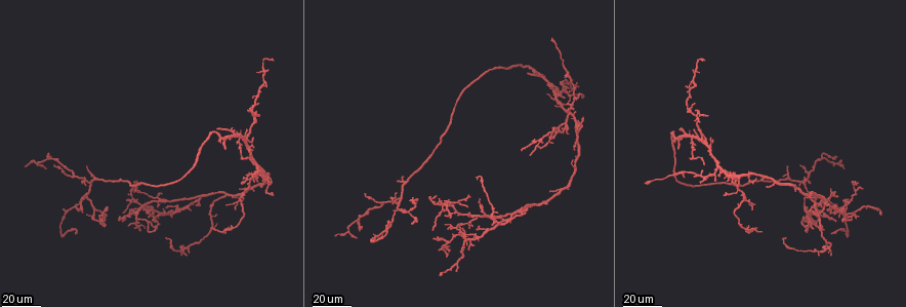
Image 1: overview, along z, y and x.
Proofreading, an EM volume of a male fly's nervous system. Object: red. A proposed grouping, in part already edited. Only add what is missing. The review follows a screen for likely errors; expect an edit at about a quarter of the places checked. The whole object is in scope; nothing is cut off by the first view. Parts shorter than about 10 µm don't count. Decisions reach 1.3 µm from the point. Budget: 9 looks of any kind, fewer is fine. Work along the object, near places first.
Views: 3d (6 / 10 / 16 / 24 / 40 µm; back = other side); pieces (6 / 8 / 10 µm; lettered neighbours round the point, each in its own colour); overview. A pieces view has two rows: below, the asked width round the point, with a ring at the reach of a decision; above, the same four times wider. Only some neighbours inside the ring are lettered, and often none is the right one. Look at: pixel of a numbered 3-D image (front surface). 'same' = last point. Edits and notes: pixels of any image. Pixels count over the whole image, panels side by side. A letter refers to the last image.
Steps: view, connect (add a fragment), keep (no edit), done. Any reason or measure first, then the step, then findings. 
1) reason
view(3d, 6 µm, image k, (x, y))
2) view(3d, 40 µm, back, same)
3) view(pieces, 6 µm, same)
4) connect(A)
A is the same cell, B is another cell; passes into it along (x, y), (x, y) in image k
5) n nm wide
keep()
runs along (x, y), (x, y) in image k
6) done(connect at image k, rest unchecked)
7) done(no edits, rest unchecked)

free end
view(3d, 40 µm, image 1, (529, 74))

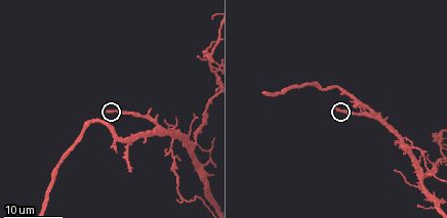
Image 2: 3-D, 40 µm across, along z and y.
what lies round it
view(pieces, 6 µm, image 2, (335, 109))

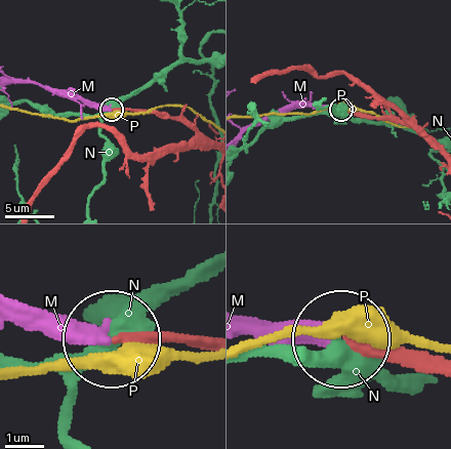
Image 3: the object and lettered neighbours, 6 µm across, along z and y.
connect(M)
M is the same cell, N and P are other cells; passes into it along (439, 373), (337, 334), (243, 334) in image 3; the neuron continues

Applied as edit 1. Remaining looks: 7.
view(overview)

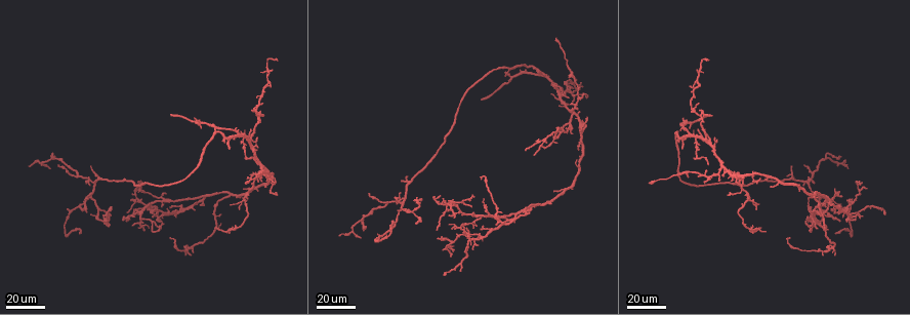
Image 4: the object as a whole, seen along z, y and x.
an open end
view(3d, 40 µm, image 4, (538, 71))

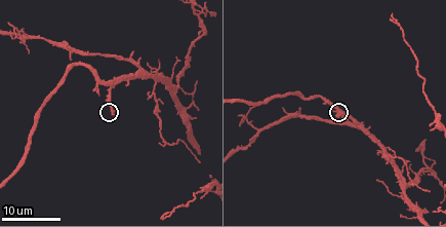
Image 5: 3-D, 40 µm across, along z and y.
view(pieces, 8 µm, image 5, (111, 115))

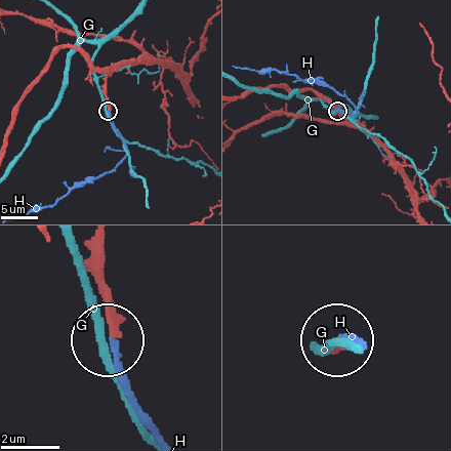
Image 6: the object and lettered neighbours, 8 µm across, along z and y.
connect(H)
H is the same cell, G is another cell; passes into it along (107, 90), (109, 116), (126, 154), (64, 196) in image 6; it goes on there

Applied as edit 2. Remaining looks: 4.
end of a long branch
view(3d, 24 µm, image 4, (171, 116))

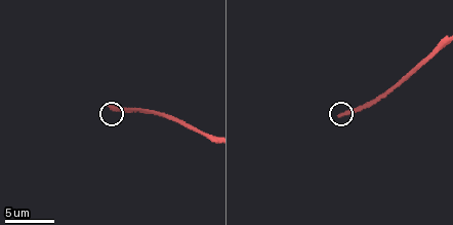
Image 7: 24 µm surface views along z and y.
what lies round it
view(pieces, 8 µm, image 7, (111, 107))

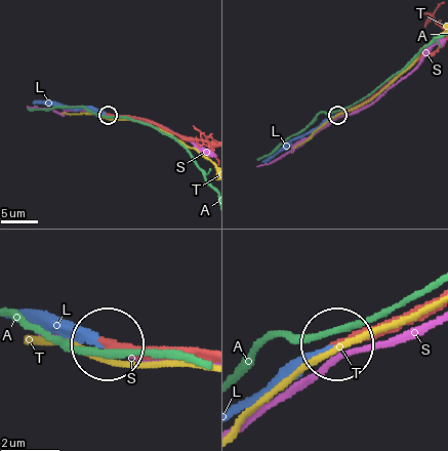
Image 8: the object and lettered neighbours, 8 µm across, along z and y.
connect(L)
L is the same cell, A, S and T are other cells; passes into it along (126, 117), (33, 103) in image 8; it goes on there

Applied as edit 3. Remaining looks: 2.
done(connect at image 3, connect at image 6, connect at image 8, rest unchecked)

